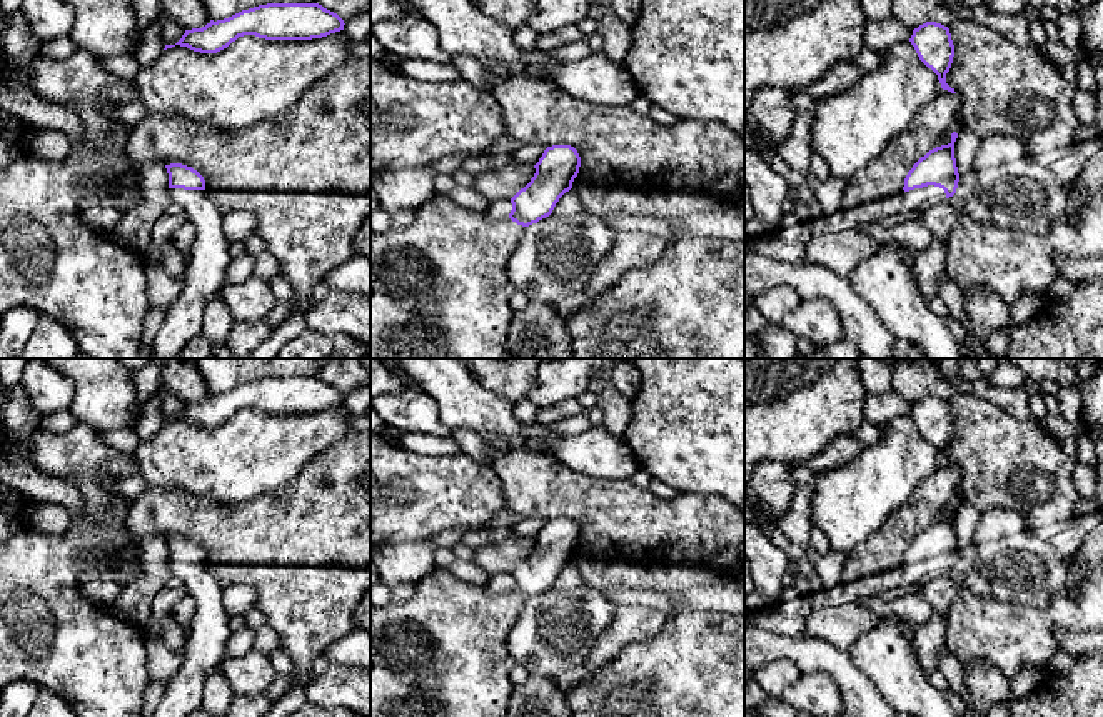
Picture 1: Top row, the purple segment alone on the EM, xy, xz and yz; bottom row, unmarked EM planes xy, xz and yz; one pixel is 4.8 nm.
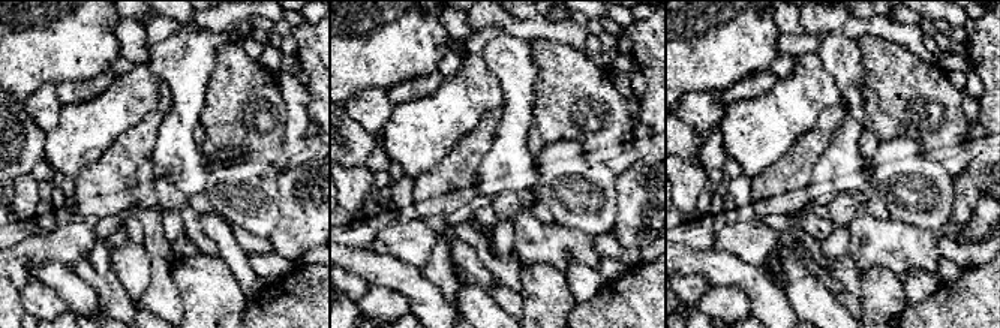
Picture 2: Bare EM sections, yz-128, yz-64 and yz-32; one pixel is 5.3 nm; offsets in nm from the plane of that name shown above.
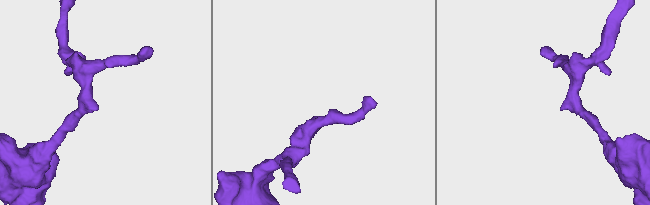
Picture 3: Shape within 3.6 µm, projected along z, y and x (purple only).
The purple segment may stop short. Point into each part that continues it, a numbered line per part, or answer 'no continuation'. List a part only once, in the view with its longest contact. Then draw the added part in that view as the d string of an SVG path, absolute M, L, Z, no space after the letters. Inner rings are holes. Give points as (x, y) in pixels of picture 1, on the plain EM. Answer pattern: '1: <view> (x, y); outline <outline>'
1: yz (911, 576); outline M928 559L923 562L914 562L909 565L901 567L901 587L908 590L909 594L923 590L921 580L926 575L933 575L938 572L946 572L946 567L943 562Z

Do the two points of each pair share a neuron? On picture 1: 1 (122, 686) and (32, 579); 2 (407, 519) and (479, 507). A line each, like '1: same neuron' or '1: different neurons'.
1: same neuron
2: same neuron

